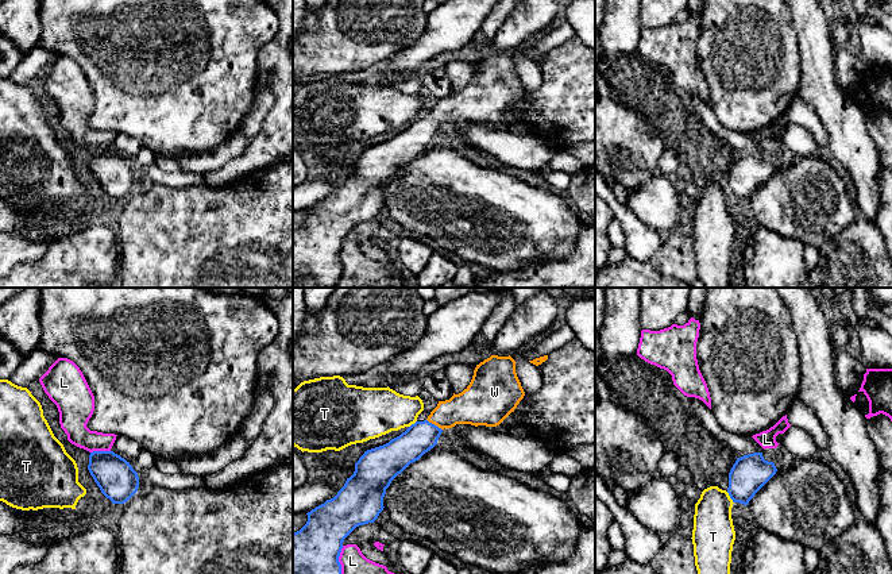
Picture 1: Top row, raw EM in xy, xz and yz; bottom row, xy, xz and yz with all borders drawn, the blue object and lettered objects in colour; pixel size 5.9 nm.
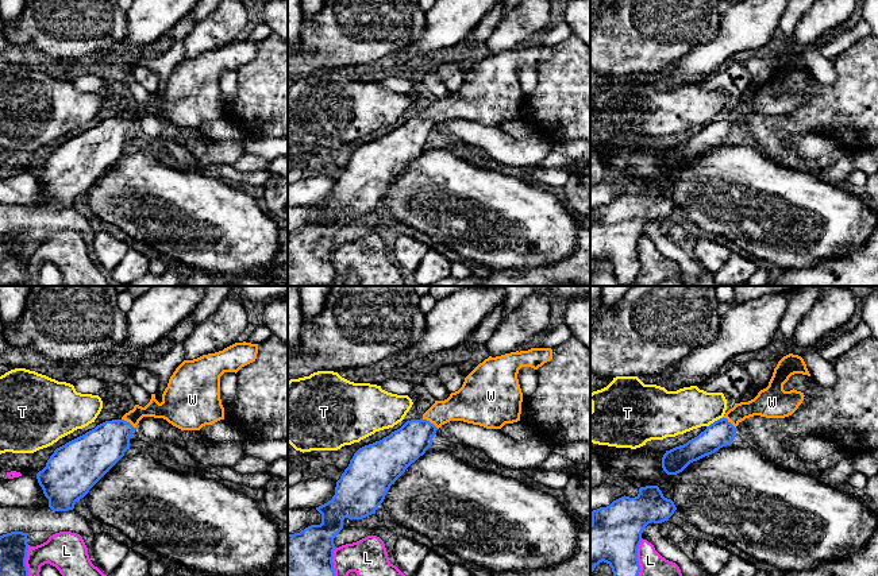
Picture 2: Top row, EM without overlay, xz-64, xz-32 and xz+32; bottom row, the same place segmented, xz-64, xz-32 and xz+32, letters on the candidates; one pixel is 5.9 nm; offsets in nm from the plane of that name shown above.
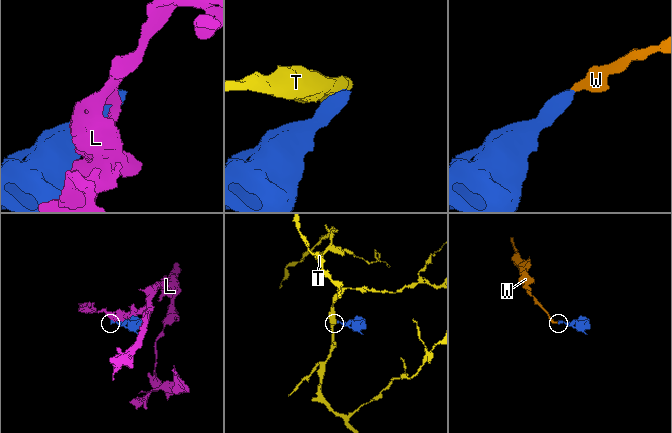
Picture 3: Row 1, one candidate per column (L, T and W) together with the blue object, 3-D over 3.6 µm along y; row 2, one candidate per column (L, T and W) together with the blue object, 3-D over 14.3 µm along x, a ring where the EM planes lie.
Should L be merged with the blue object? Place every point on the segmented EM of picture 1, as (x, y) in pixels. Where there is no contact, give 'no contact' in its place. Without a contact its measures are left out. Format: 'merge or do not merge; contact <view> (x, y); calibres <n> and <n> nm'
do not merge; contact xz (338, 559); calibres 300 and 150 nm

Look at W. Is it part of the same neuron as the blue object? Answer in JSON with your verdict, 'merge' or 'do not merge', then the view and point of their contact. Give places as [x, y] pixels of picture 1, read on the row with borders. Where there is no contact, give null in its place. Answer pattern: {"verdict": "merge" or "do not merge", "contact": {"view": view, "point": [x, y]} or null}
{"verdict": "merge", "contact": {"view": "xz", "point": [433, 424]}}

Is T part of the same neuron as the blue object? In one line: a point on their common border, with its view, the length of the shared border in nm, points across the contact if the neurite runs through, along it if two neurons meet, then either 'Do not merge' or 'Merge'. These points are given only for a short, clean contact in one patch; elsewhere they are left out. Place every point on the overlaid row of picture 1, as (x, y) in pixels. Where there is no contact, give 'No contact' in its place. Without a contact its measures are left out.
Touches blue at yz (730, 497). Shared border 80 nm. Boundary: yz (726, 492), (733, 503). Do not merge

